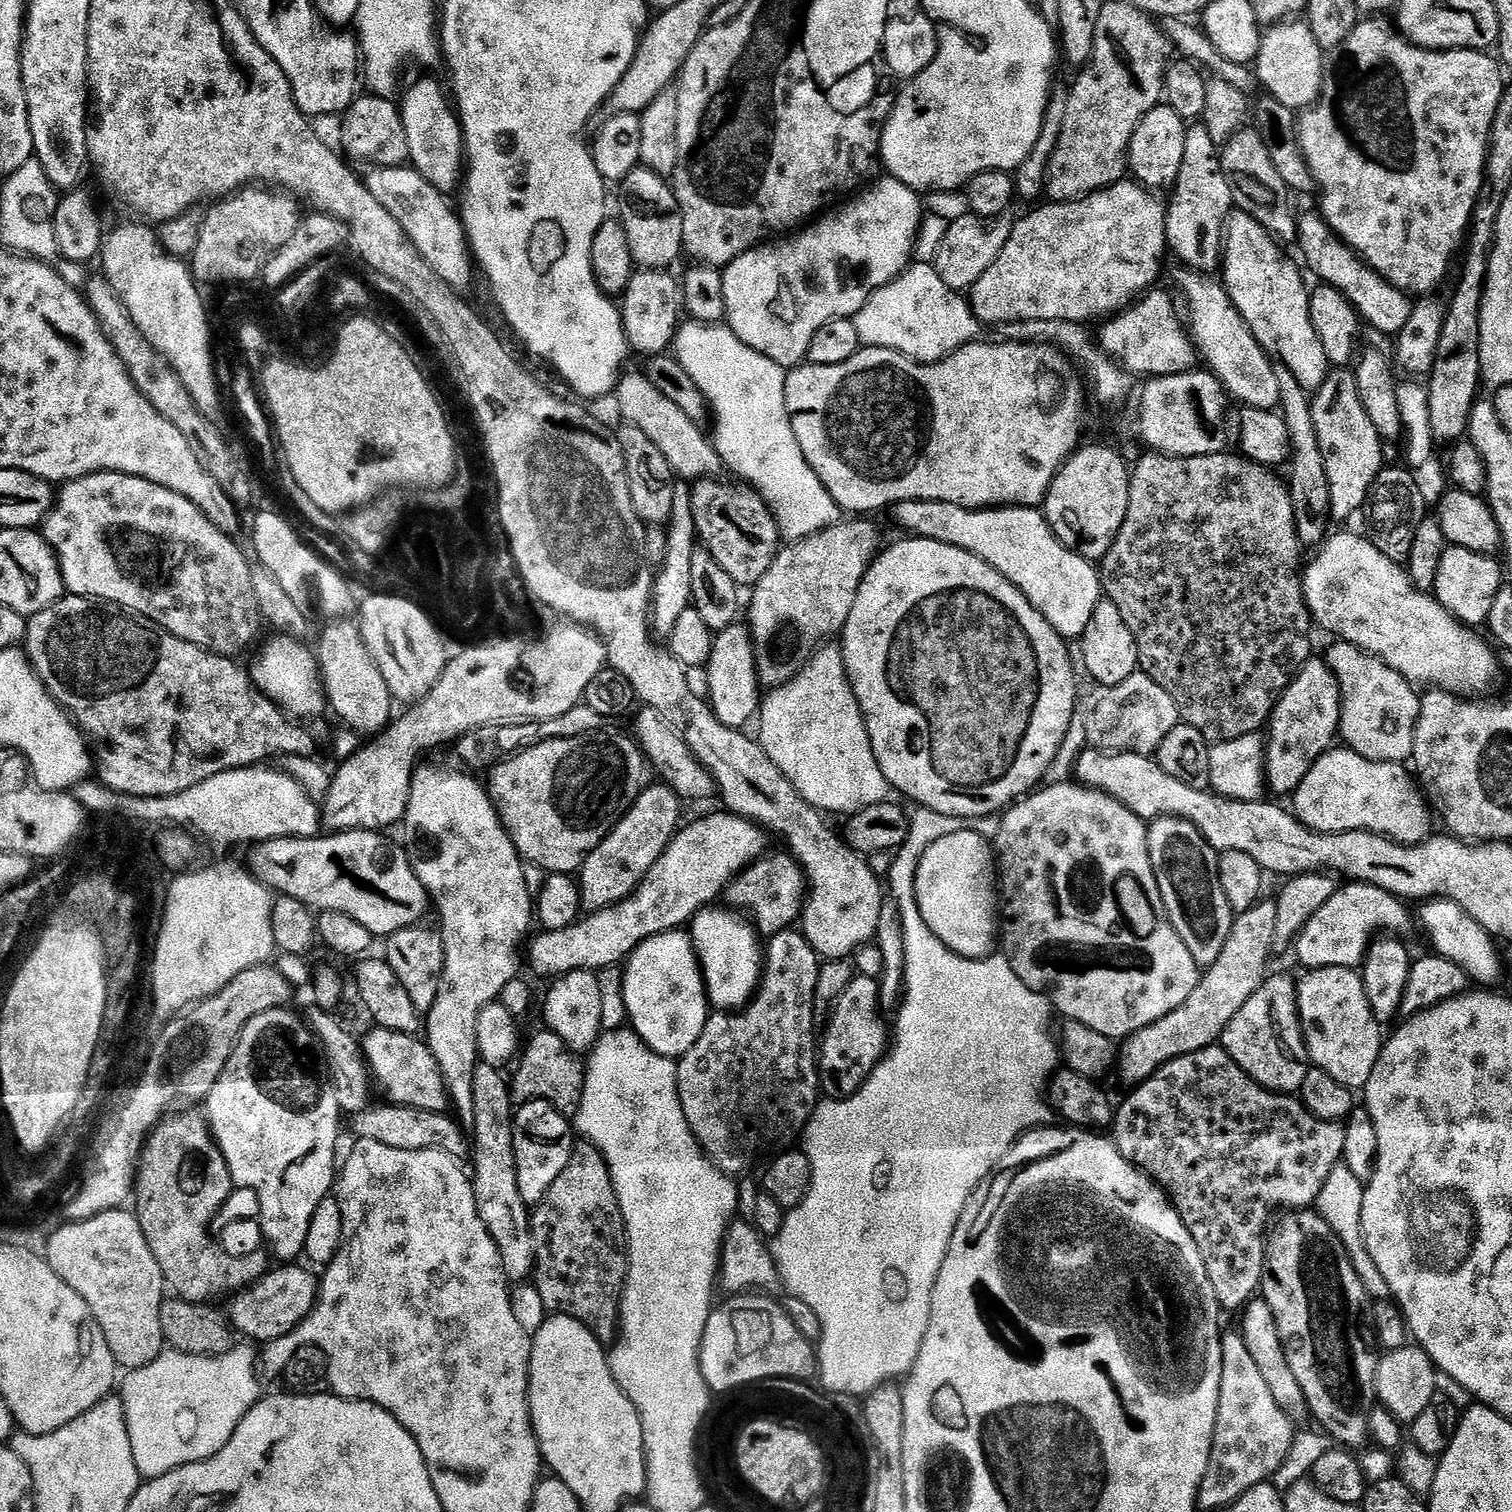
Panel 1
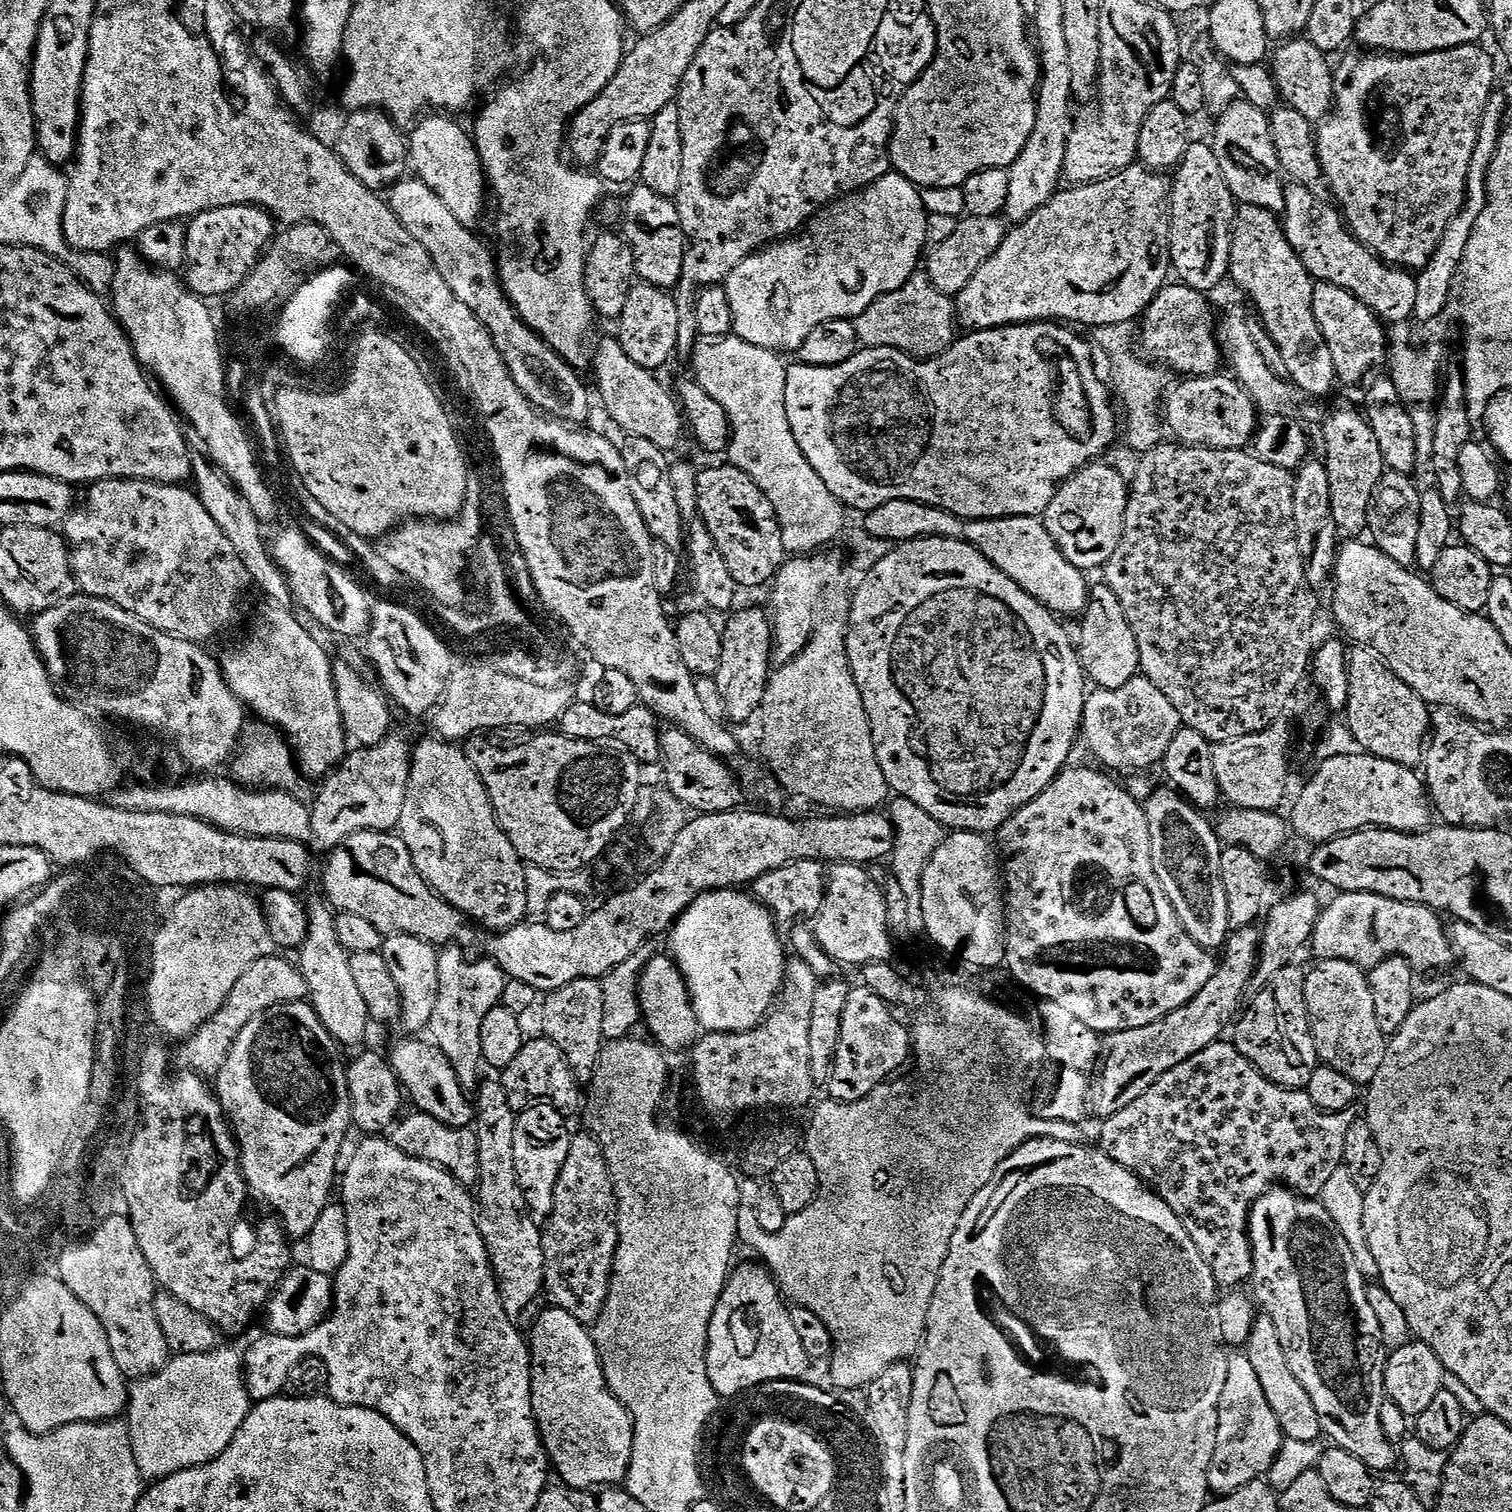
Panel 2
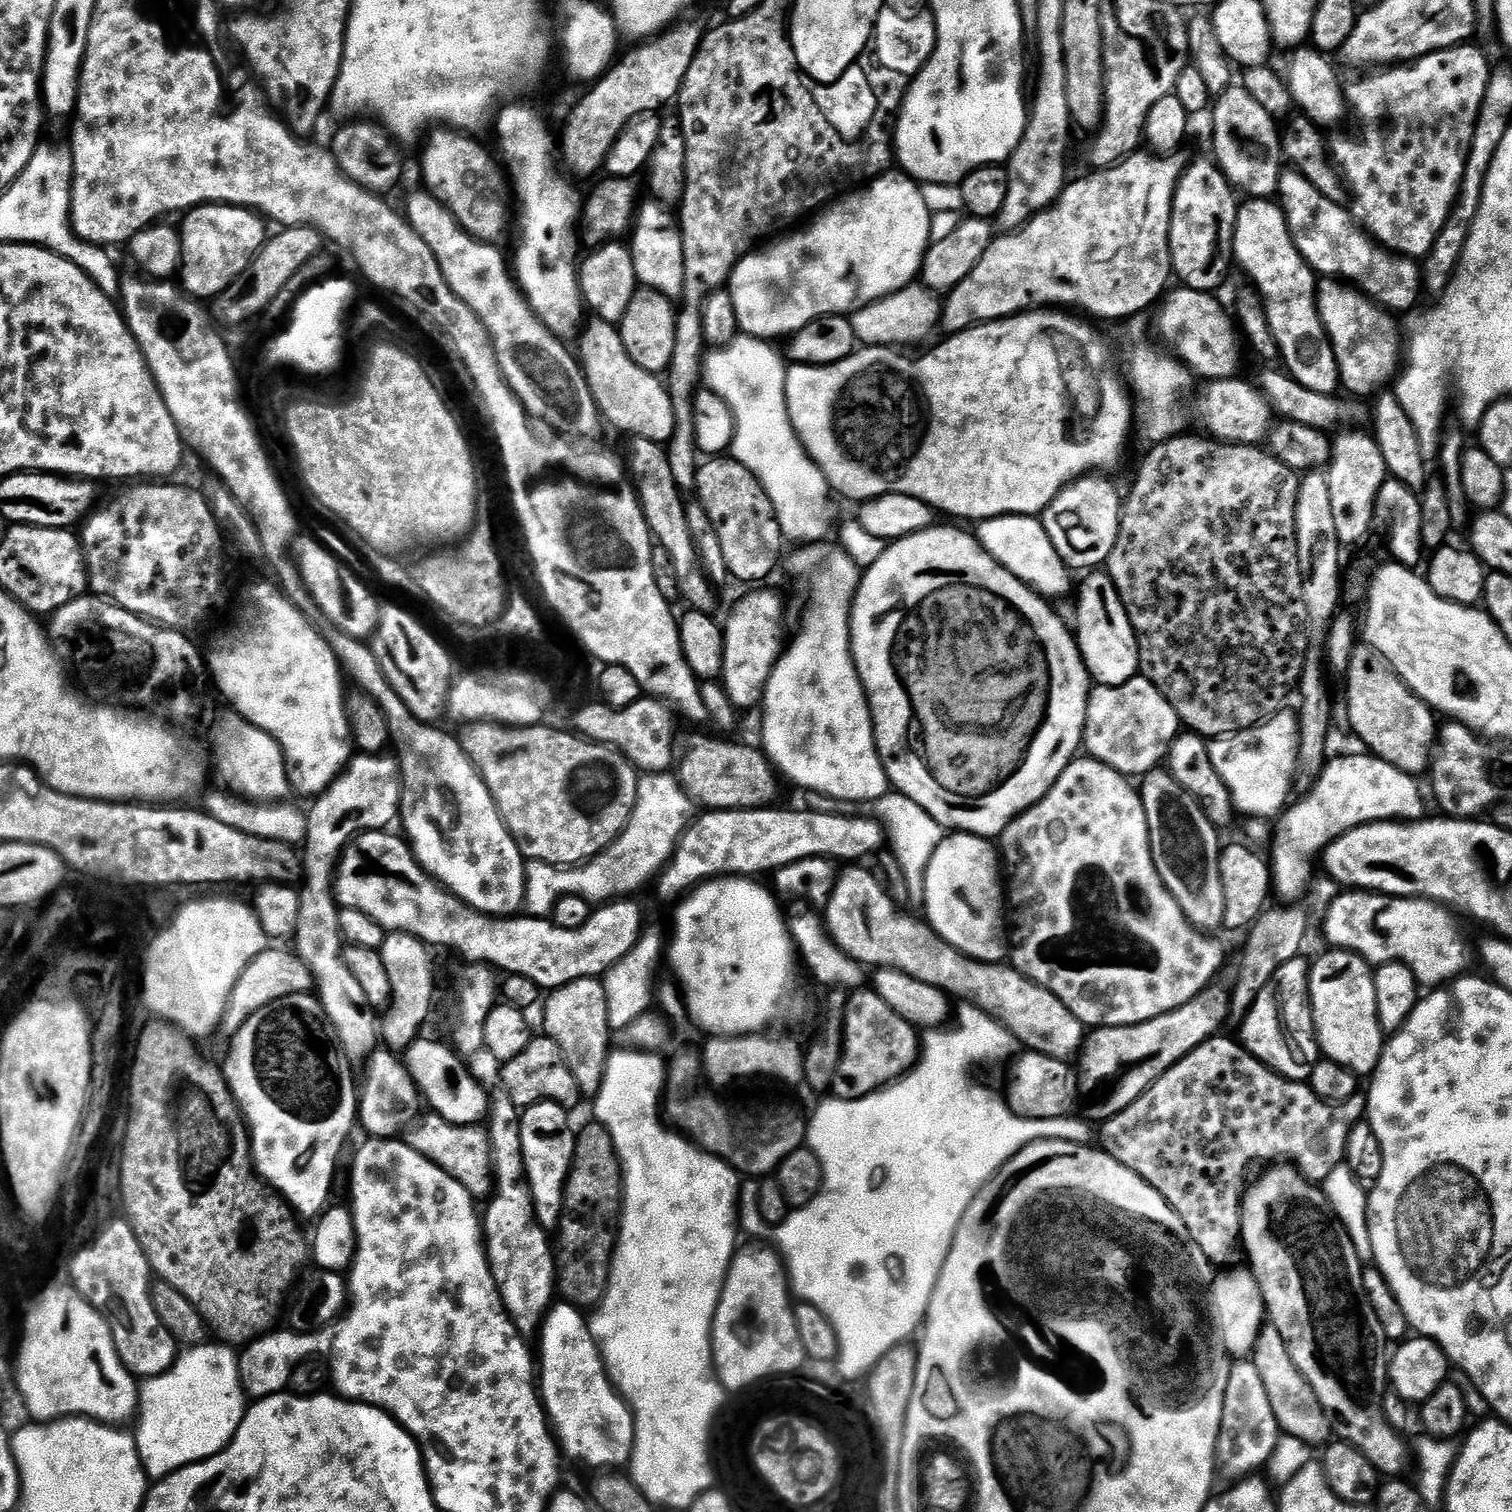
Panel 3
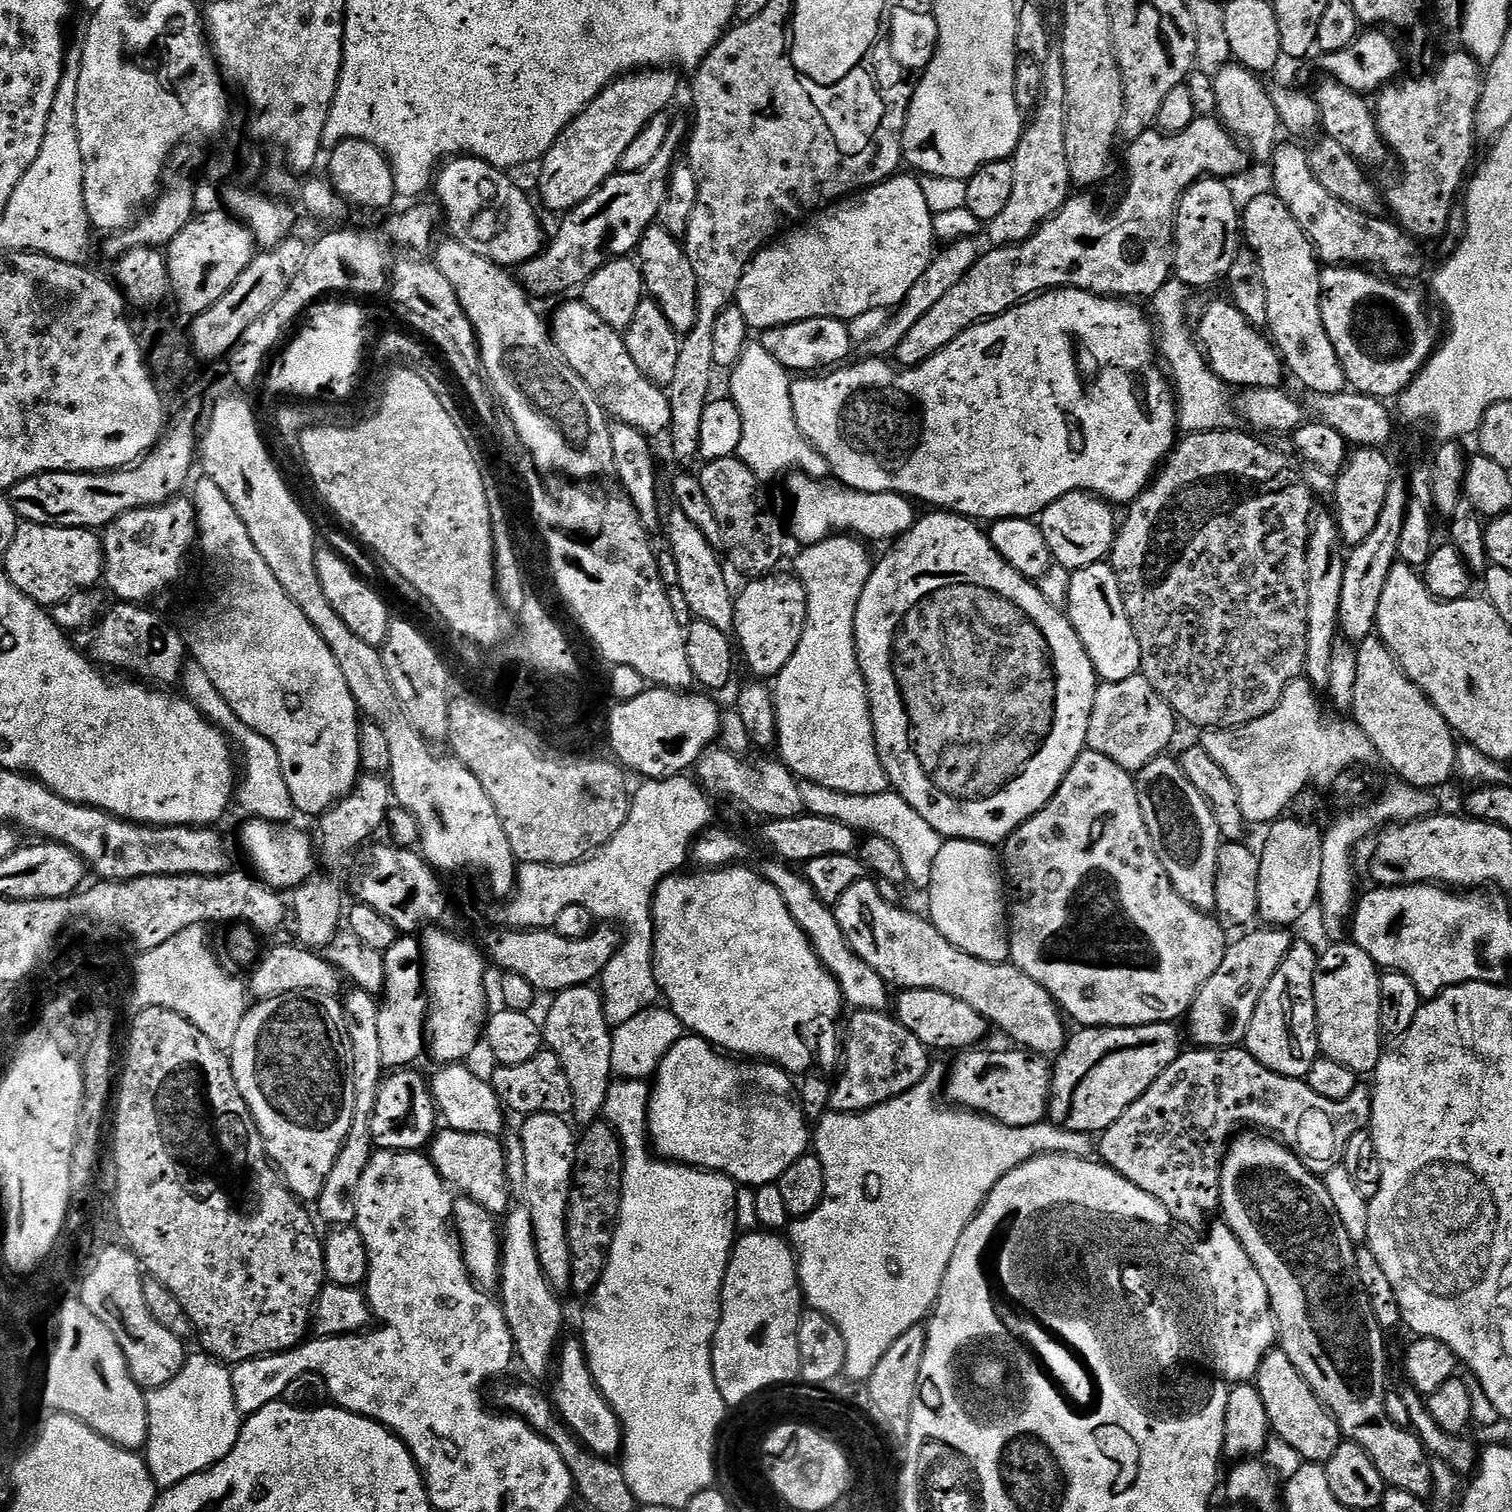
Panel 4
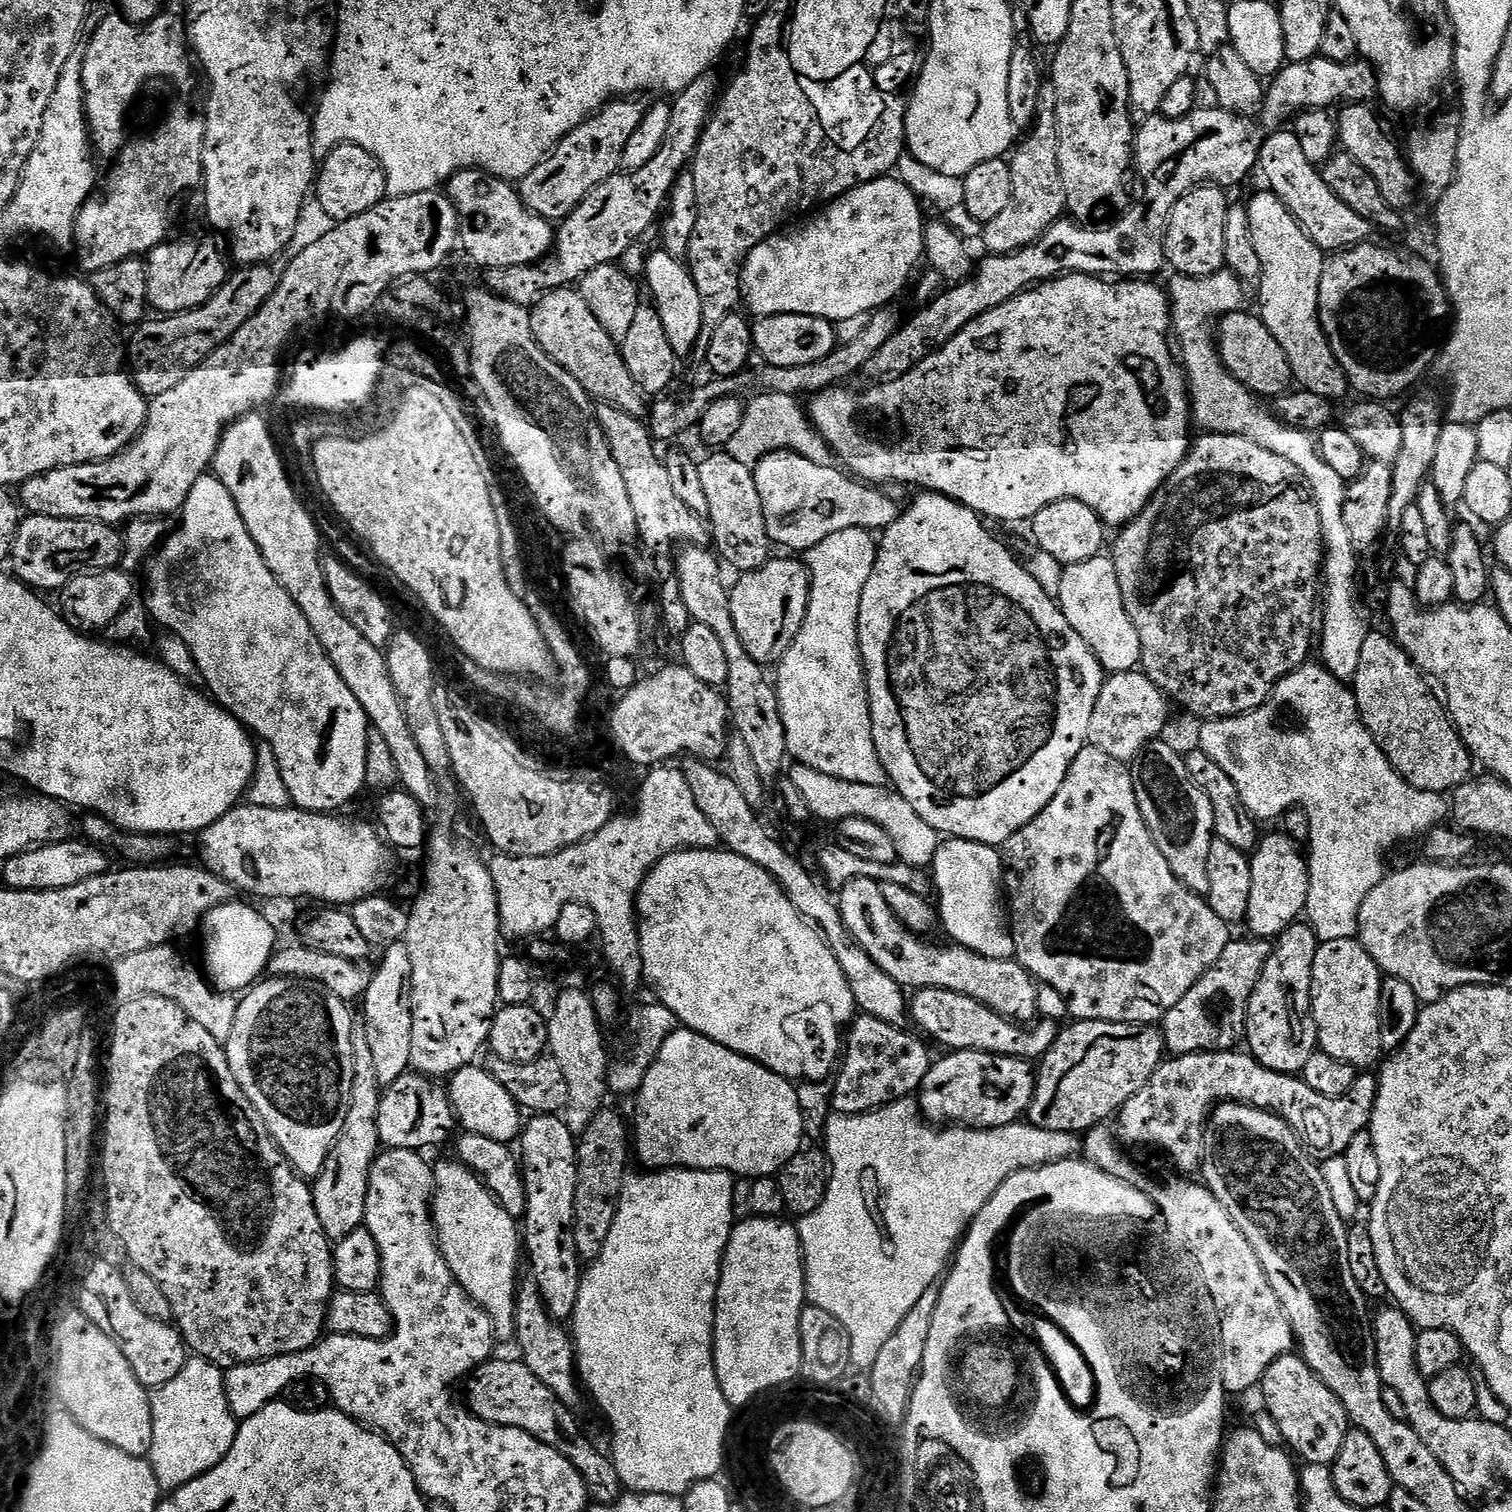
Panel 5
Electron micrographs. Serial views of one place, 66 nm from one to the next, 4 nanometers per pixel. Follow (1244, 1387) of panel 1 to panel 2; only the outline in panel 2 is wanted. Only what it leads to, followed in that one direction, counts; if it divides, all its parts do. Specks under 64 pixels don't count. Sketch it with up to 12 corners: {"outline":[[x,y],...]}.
{"outline":[[1228,1358],[1209,1489],[1267,1477],[1285,1439],[1254,1366]]}

